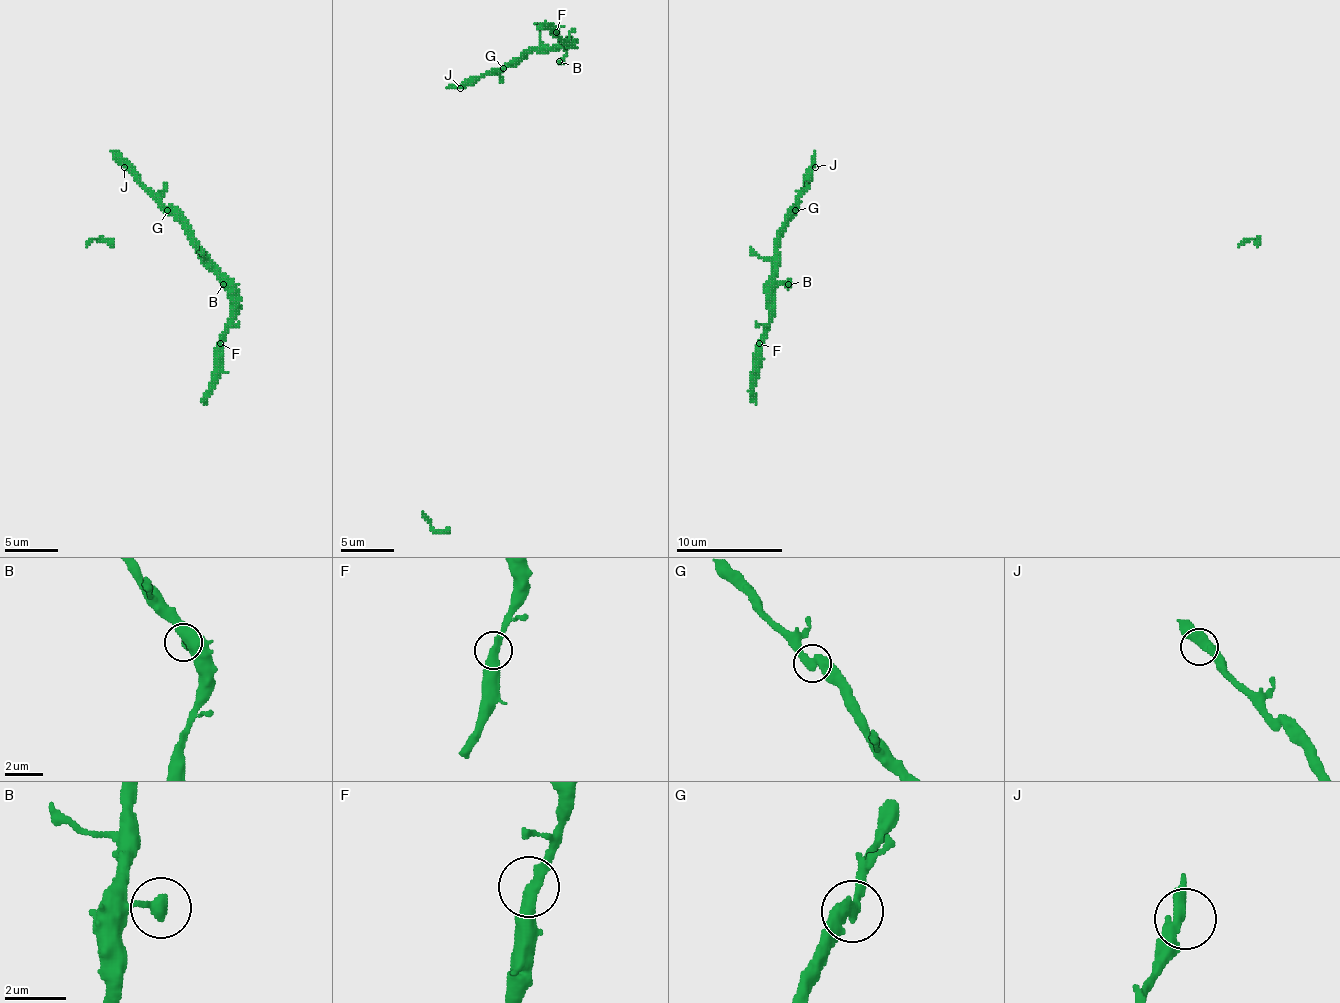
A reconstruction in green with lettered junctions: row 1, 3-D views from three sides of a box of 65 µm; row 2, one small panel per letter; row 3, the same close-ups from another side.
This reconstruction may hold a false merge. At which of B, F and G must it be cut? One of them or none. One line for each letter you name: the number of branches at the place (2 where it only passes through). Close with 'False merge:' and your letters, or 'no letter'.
False merge: no letter

